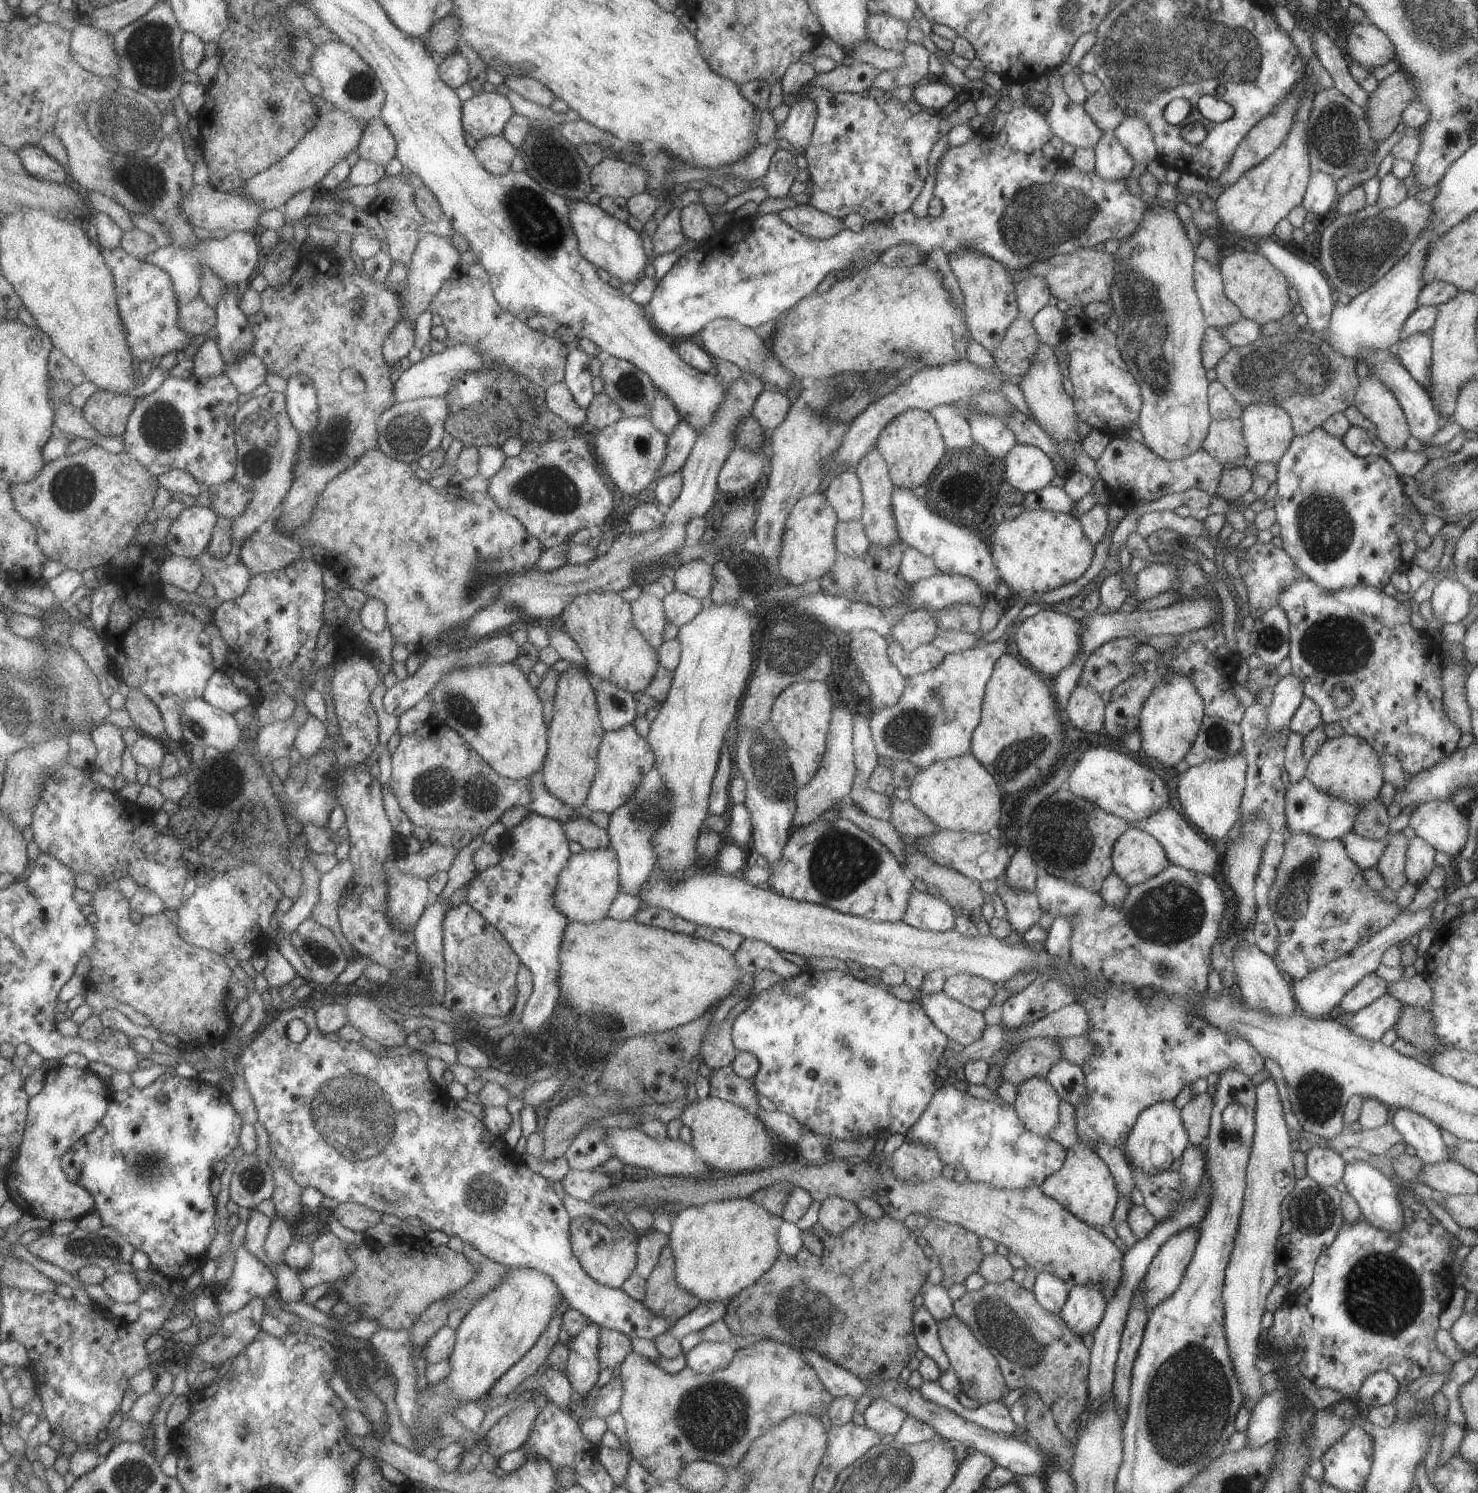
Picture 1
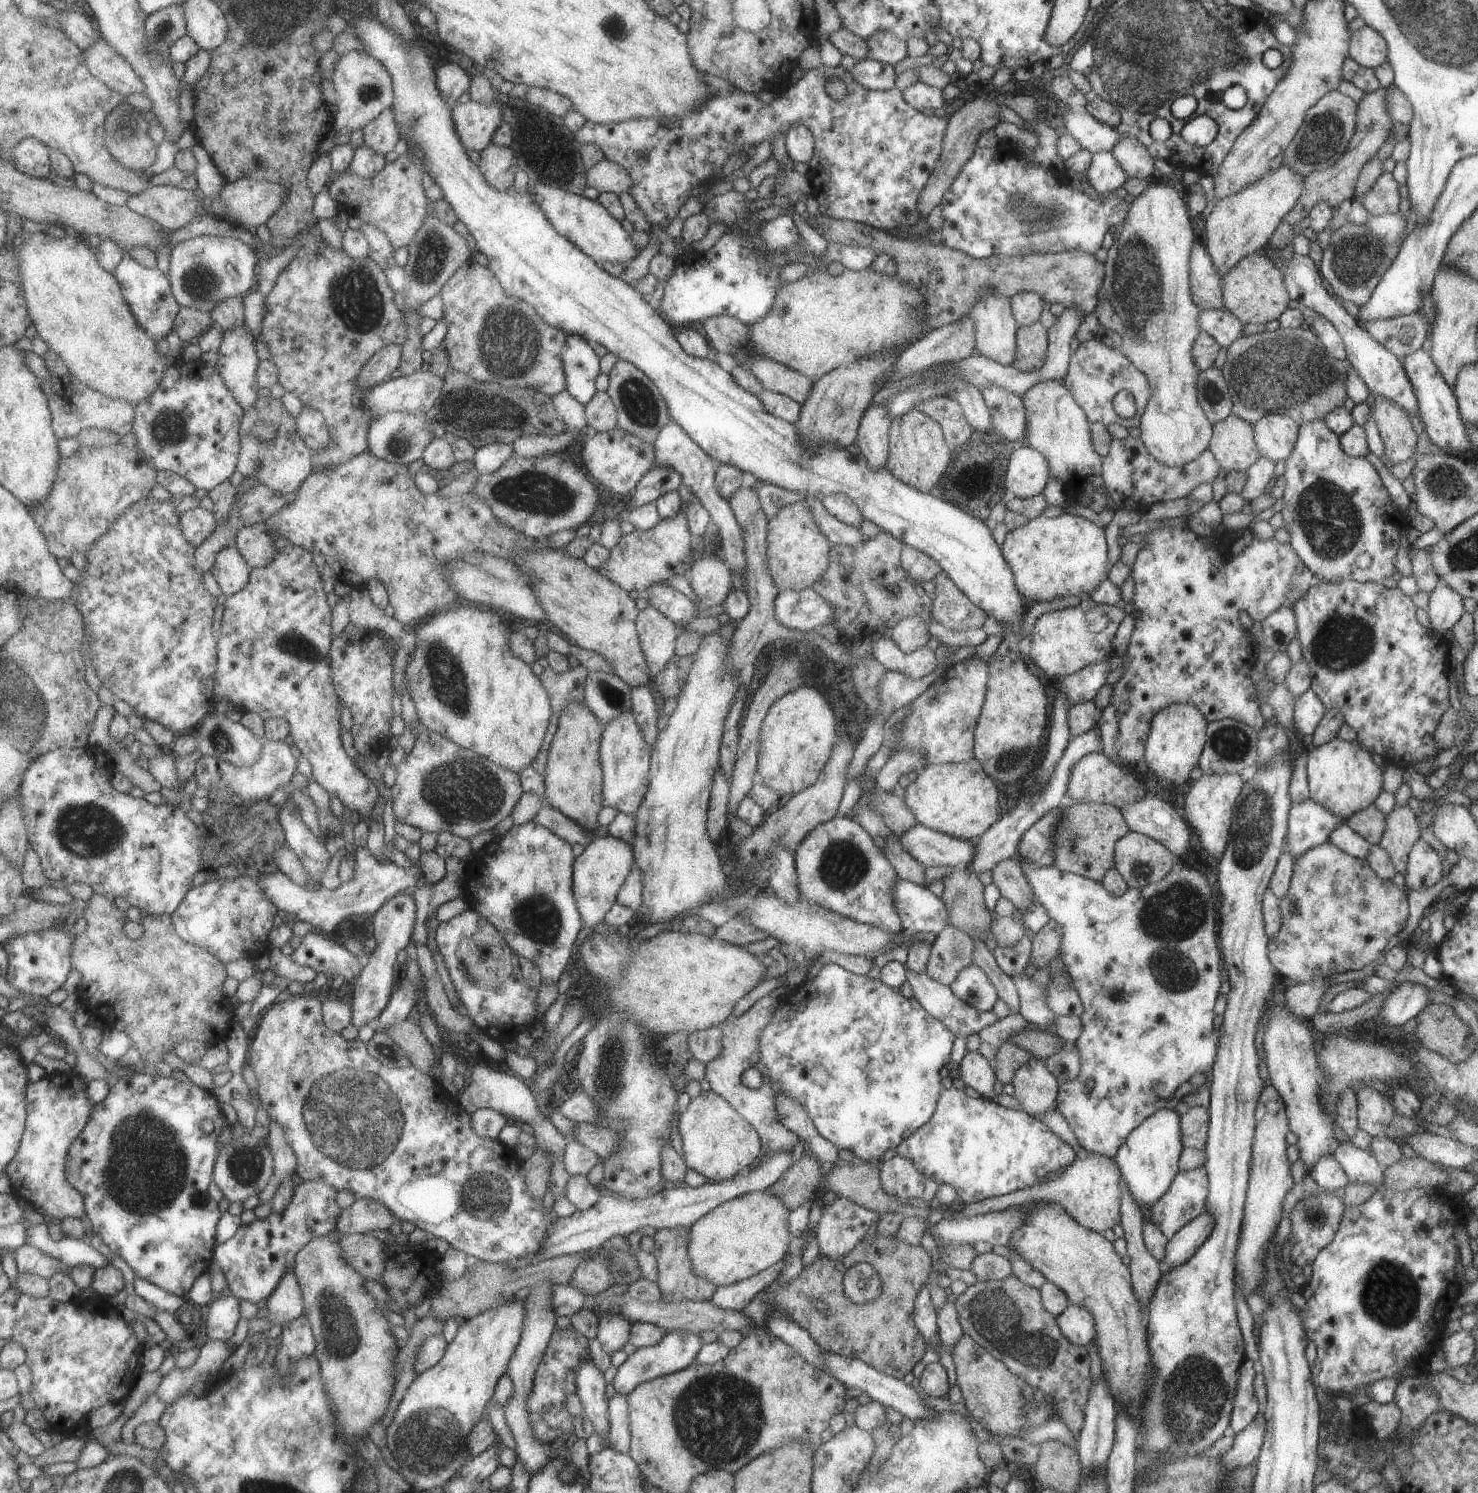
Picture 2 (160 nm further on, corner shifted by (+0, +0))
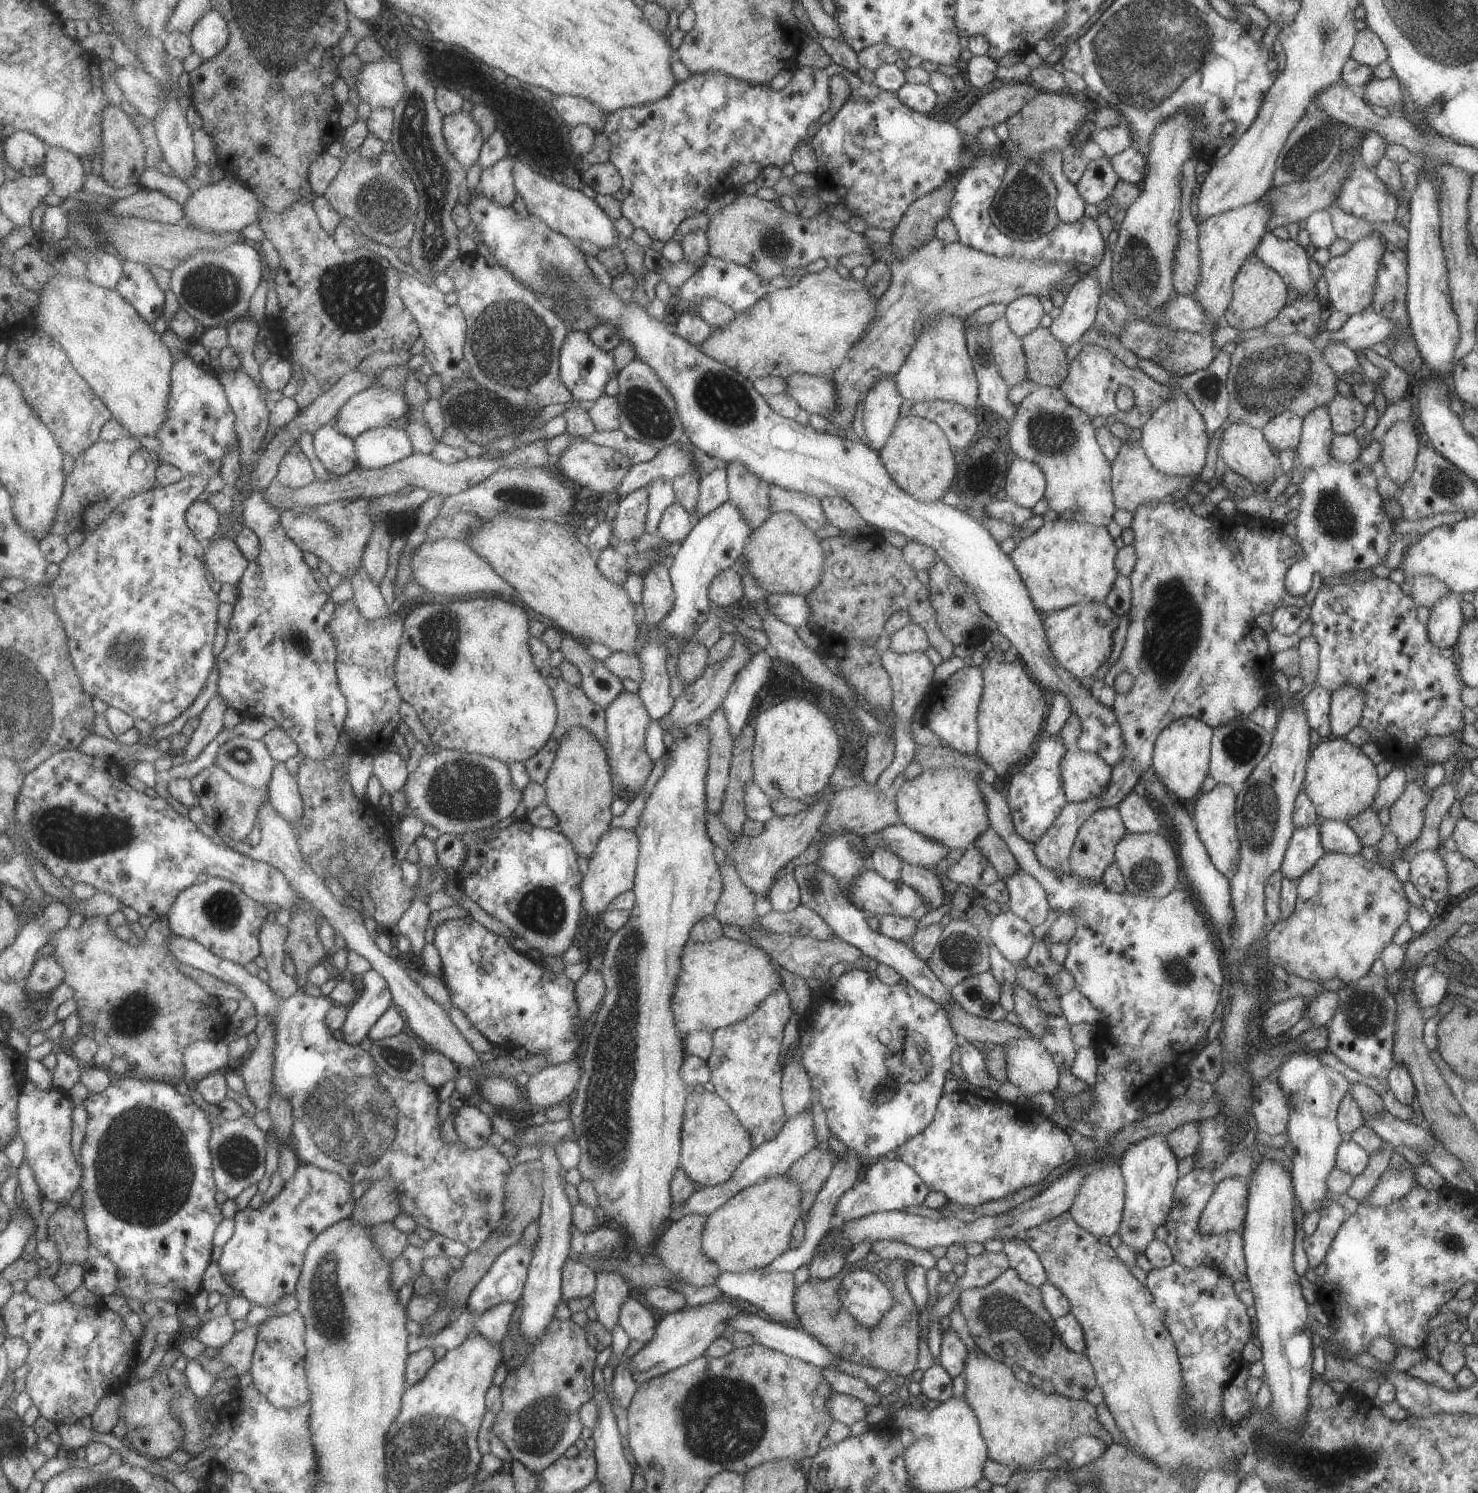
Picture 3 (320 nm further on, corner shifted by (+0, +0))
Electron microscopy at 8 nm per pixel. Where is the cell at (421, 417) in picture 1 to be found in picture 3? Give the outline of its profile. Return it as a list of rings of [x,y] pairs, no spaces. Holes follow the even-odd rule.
[[[391,424],[389,427],[377,427],[376,429],[368,430],[355,439],[356,452],[361,466],[366,469],[382,469],[416,452],[411,435],[406,428],[393,428],[394,425]]]

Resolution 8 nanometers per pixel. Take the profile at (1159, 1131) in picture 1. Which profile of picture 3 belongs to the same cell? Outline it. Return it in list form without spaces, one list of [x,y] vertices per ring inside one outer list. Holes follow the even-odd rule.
[[[1154,1135],[1141,1139],[1124,1149],[1119,1156],[1119,1170],[1124,1178],[1123,1214],[1116,1232],[1120,1244],[1124,1244],[1134,1254],[1143,1254],[1153,1238],[1153,1232],[1167,1220],[1173,1191],[1178,1179],[1178,1162],[1164,1142],[1164,1137]]]

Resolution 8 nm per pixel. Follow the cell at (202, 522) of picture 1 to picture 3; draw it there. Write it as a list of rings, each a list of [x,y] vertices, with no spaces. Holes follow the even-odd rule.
[[[195,501],[186,514],[189,528],[203,543],[210,543],[221,532],[220,514],[207,501]]]

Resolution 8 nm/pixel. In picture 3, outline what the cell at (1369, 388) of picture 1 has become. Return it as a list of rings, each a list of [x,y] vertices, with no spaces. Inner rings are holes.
[[[1405,419],[1394,422],[1381,441],[1380,461],[1384,464],[1386,476],[1398,486],[1398,490],[1414,471],[1419,440],[1420,436]]]

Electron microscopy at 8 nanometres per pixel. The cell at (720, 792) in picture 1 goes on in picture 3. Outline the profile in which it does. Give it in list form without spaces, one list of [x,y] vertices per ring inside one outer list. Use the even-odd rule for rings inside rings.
[[[754,652],[730,682],[721,708],[724,710],[732,740],[750,718],[751,704],[769,679],[771,662],[773,660],[765,652]]]

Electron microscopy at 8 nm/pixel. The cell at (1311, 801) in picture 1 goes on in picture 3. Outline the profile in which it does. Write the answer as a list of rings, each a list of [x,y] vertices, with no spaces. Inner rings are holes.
[[[1316,818],[1311,826],[1294,829],[1279,870],[1283,877],[1297,881],[1326,853],[1319,840],[1319,822]]]

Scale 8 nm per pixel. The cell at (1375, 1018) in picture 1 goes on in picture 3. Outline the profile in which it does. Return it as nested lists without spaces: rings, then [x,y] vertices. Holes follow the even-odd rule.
[[[1421,965],[1416,968],[1414,974],[1413,990],[1420,1007],[1428,1007],[1438,1005],[1442,999],[1448,994],[1447,983],[1451,979],[1451,975],[1439,972],[1435,965]]]

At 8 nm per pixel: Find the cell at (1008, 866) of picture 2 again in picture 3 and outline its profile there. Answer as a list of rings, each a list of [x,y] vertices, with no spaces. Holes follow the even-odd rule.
[[[987,825],[987,828],[977,836],[973,844],[994,868],[999,878],[1004,880],[1017,870],[1018,864],[1015,857],[1009,852],[1006,844],[992,826]]]

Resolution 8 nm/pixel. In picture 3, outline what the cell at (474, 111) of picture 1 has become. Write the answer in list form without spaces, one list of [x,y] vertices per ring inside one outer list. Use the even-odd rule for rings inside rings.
[[[462,111],[445,115],[444,135],[447,150],[465,169],[479,161],[480,148],[485,140],[471,116]]]

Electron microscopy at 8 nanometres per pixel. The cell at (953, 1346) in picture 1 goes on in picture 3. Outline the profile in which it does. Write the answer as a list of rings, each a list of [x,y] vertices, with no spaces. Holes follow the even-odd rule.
[[[971,1349],[968,1352],[961,1374],[965,1376],[966,1382],[963,1397],[966,1398],[977,1417],[989,1459],[1005,1465],[1011,1470],[1021,1469],[1039,1462],[1041,1458],[1055,1454],[1059,1448],[1067,1448],[1066,1445],[1069,1441],[1083,1435],[1095,1437],[1106,1445],[1113,1442],[1109,1431],[1099,1422],[1096,1408],[1086,1399],[1071,1400],[1059,1393],[1045,1394],[1041,1389],[1035,1389],[1029,1383],[1023,1383],[1015,1378],[1008,1366],[991,1360],[982,1351],[979,1353],[972,1351]]]

